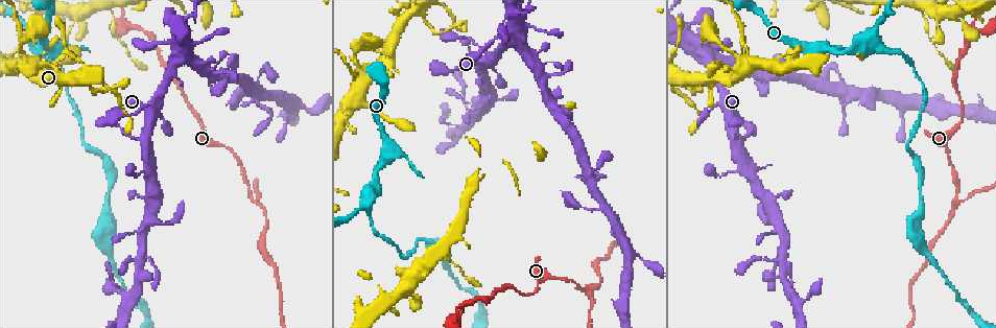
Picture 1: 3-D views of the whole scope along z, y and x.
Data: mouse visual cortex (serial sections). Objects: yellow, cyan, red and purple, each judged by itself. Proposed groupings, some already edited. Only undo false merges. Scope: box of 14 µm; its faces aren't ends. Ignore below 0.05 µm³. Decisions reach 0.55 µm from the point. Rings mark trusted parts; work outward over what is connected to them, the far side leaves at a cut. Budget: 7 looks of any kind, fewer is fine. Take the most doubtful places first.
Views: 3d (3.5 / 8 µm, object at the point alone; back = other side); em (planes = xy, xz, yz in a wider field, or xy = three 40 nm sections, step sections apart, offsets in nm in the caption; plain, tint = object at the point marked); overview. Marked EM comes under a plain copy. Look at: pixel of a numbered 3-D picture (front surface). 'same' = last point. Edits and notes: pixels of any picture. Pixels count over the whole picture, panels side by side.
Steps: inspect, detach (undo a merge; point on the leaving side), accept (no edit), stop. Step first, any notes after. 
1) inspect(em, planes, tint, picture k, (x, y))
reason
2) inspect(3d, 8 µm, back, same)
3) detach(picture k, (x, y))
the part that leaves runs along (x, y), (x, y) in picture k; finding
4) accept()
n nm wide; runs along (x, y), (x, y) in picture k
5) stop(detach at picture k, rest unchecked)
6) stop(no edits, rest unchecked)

inspect(3d, 3.5 µm, picture 1, (957, 199))
side arm on a straight run

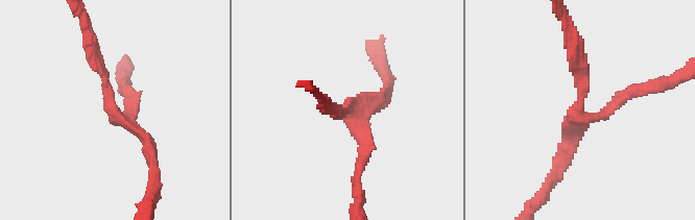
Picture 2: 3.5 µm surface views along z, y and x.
inspect(em, planes, tint, picture 2, (346, 107))
3 arms; arms of 150, 150, 200 nm; shape alone is not enough

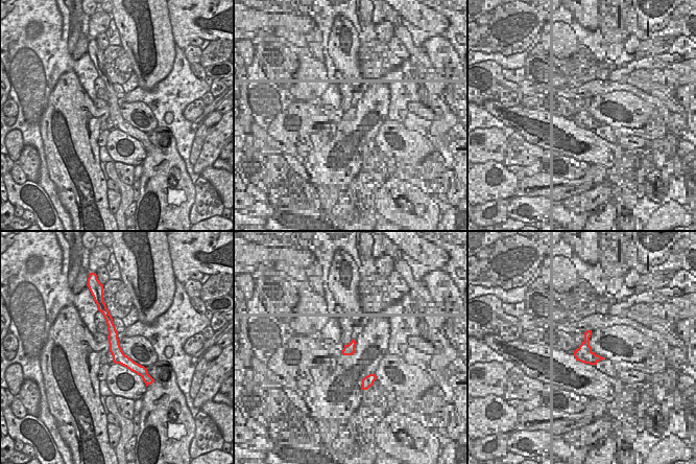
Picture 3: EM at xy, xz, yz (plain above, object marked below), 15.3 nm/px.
inspect(em, xy, step 5, tint, same)

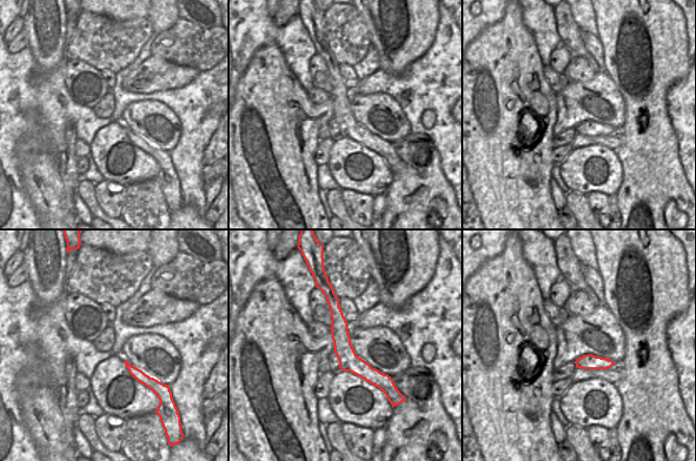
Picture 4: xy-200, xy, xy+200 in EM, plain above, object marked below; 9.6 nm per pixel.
accept()
runs along (330, 294), (343, 350), (382, 386) in picture 4; all the same cell

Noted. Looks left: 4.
inspect(3d, 3.5 µm, picture 1, (742, 59))
four or more arms meet

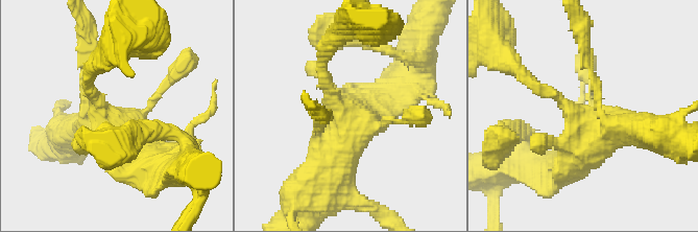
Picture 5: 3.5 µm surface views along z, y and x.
inspect(em, xy, step 5, tint, picture 5, (106, 119))
need the tissue

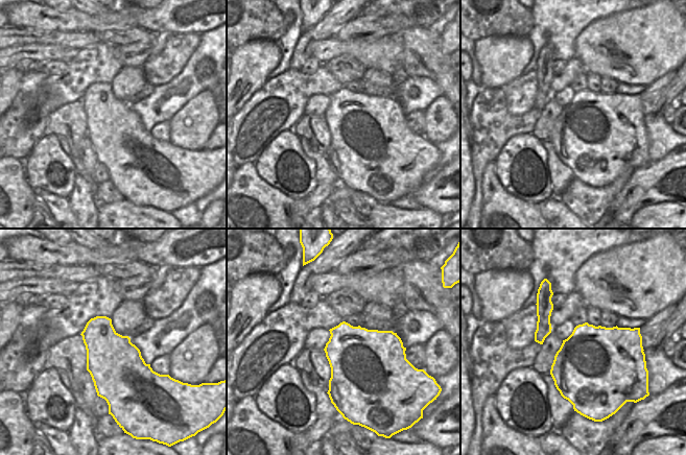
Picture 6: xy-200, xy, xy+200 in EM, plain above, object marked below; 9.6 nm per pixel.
inspect(em, xy, step 3, tint, same)
cut it another way

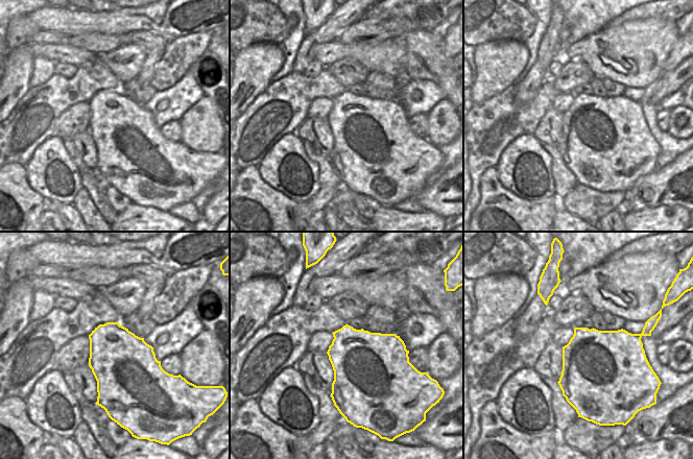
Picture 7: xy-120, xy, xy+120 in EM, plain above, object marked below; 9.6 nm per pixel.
accept()
runs along (400, 88), (352, 120), (319, 182) in picture 5; all the same cell

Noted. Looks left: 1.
stop(no edits, rest unchecked)

